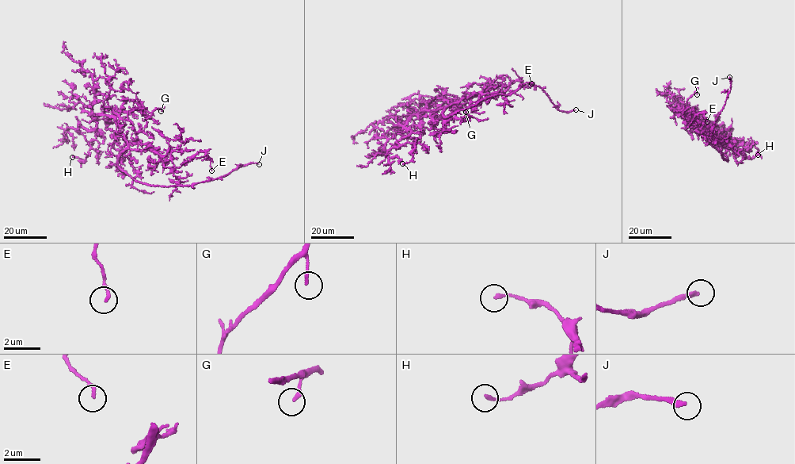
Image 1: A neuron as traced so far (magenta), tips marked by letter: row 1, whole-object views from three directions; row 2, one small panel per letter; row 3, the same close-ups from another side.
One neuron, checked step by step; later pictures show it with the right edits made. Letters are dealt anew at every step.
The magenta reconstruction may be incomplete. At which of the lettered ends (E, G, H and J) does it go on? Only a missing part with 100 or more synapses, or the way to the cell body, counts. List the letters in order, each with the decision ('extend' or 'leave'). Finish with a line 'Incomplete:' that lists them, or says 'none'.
E: leave
G: leave
H: leave
J: extend
Incomplete: J

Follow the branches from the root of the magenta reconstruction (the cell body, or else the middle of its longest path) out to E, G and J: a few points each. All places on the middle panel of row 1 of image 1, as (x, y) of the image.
E: (443, 113), (446, 107), (479, 92), (491, 93), (504, 85), (508, 86), (517, 80), (527, 86), (531, 83)
G: (443, 113), (446, 106), (431, 112), (425, 109), (426, 103), (440, 100), (445, 92), (454, 95), (465, 112)
J: (443, 113), (446, 116), (491, 96), (510, 94), (527, 82), (542, 87), (558, 109), (568, 112), (576, 109)

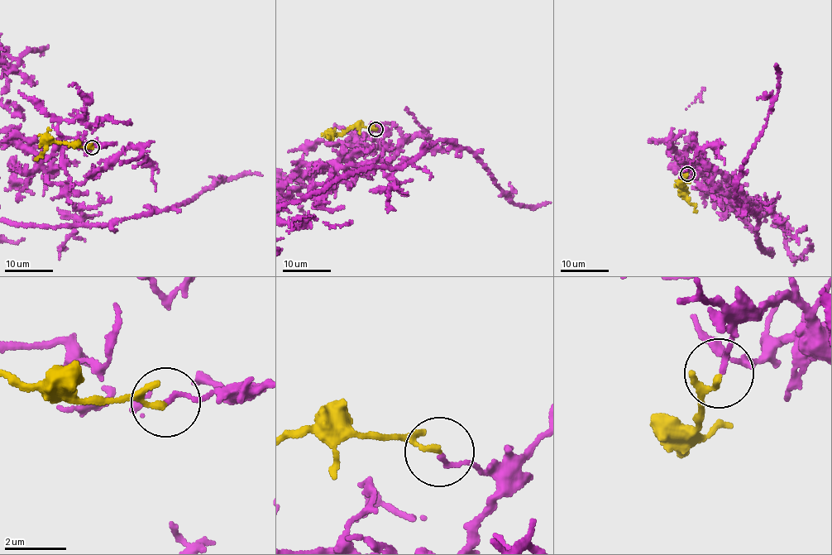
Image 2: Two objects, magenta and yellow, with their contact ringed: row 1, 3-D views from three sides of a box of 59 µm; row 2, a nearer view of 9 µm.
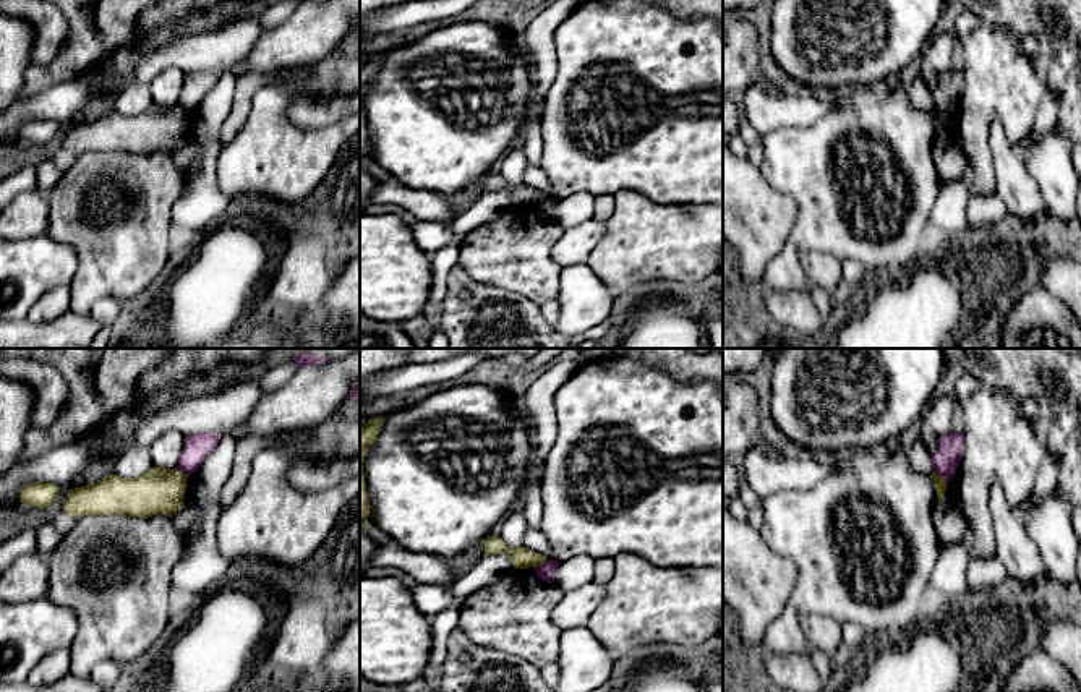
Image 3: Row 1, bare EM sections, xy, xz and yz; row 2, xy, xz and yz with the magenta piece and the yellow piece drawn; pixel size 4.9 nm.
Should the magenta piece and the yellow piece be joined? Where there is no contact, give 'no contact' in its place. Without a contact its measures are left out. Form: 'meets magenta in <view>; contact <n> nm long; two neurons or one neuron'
meets magenta in xz; contact 80 nm long; two neurons

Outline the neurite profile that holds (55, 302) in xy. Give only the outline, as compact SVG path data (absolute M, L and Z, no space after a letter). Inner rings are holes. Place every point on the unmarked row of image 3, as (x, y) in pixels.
M53 287L34 303L28 319L32 323L50 323L71 310L70 300L70 287Z

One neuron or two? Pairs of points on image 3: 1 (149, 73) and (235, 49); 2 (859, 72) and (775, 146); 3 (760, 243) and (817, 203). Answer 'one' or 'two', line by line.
1: one
2: two
3: two

